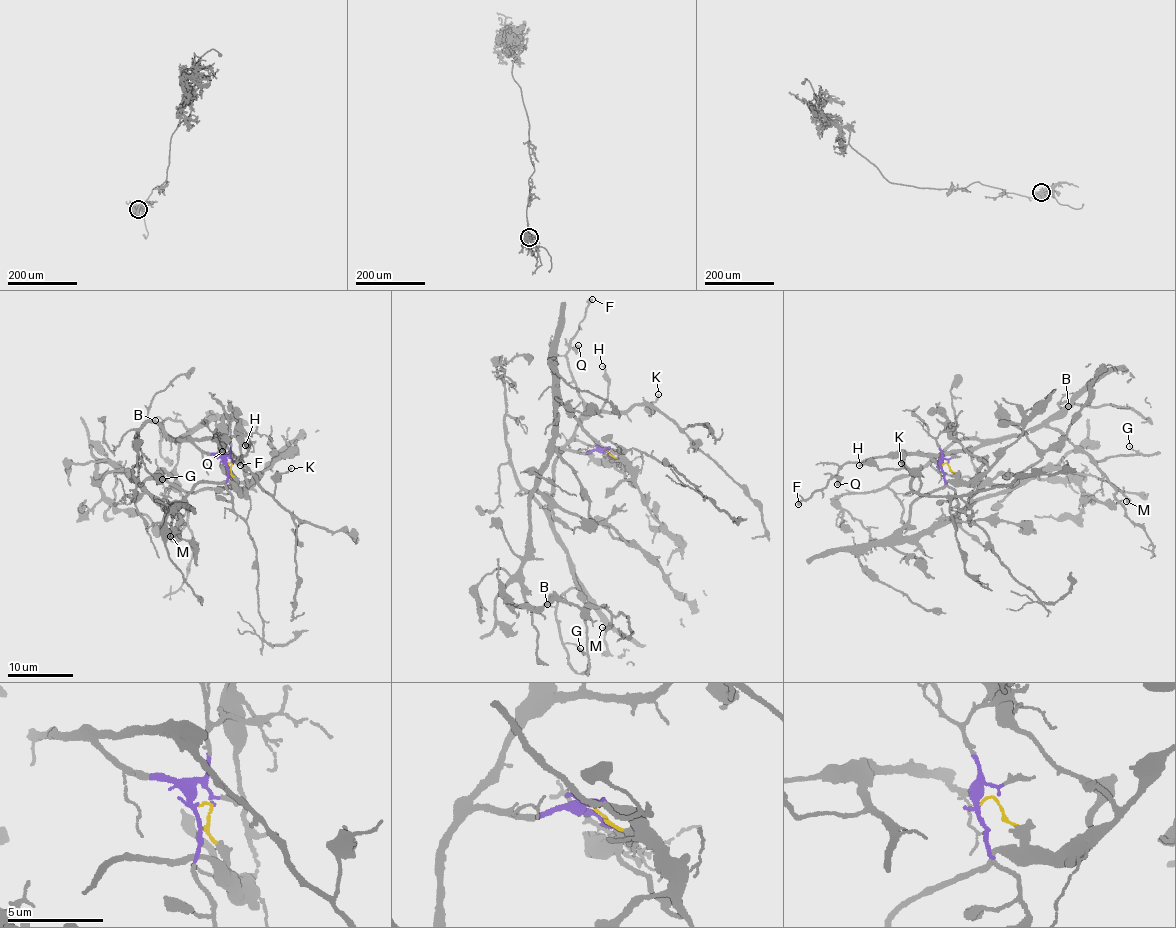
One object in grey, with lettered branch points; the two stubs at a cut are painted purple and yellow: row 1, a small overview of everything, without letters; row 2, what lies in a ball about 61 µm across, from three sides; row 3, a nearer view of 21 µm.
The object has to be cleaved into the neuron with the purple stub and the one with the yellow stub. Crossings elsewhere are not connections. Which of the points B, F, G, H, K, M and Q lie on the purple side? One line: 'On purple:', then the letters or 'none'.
On purple: B, F, G, H, K, M, Q

